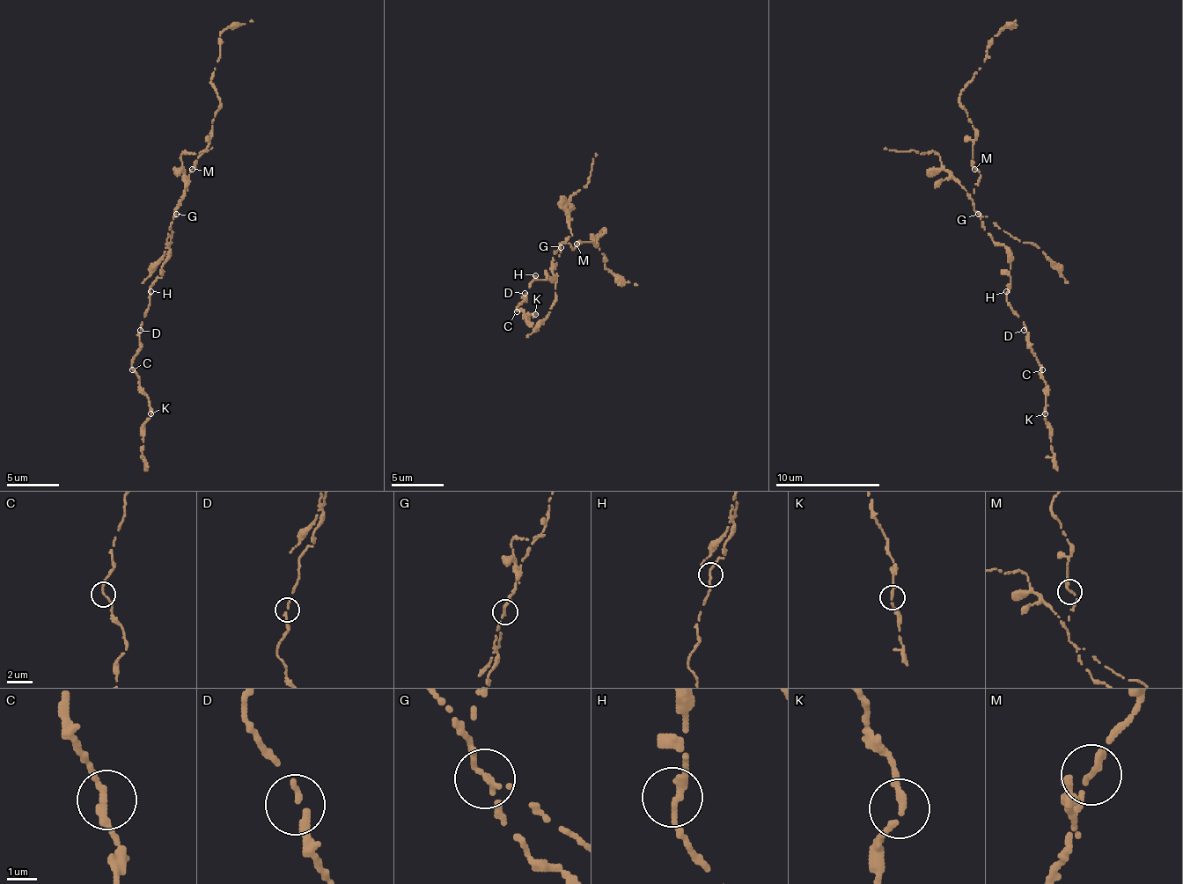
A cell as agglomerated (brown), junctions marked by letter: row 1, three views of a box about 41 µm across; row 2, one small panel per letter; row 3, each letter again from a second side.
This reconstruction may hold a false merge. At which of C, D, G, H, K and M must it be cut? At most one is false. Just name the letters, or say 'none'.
G

